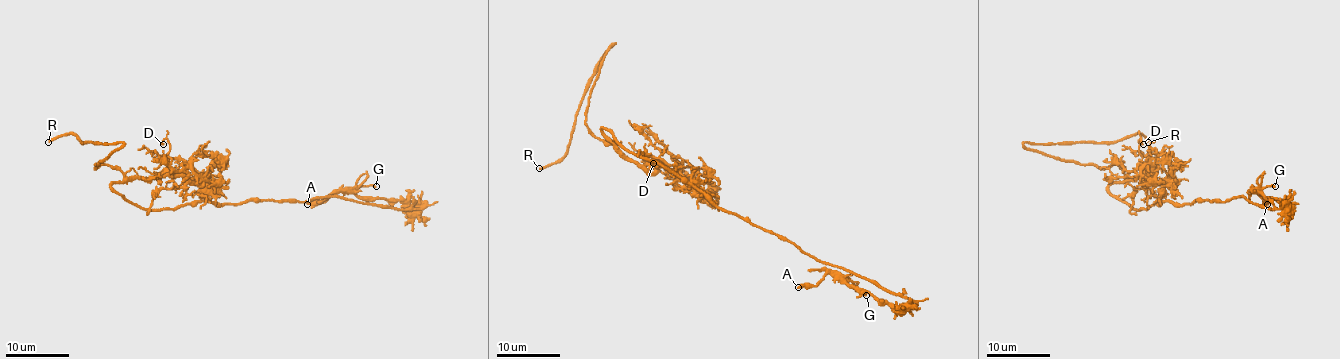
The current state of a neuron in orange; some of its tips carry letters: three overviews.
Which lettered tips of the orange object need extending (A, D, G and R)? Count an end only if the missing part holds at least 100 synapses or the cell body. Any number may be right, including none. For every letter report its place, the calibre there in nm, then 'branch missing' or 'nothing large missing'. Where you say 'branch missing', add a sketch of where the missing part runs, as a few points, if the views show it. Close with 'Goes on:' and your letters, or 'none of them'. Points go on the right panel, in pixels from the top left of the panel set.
A: (1267, 204) | 320 nm | nothing large missing
D: (1143, 144) | 110 nm | nothing large missing
G: (1275, 186) | 170 nm | nothing large missing
R: (1148, 142) | 220 nm | branch missing | (1148, 142), (1149, 156), (1154, 158)
Goes on: R

